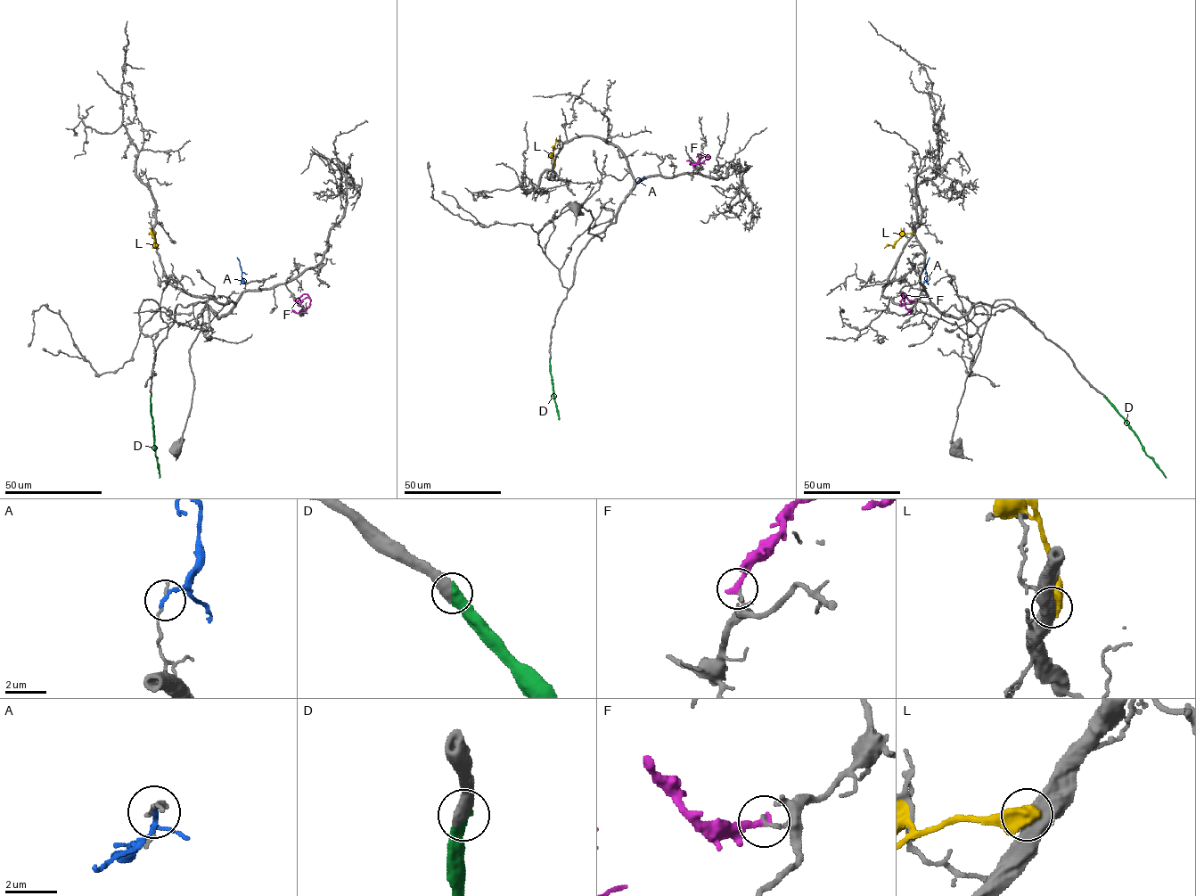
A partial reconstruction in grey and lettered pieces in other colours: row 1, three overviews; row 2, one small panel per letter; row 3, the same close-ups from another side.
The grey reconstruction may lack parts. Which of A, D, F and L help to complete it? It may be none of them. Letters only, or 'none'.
D

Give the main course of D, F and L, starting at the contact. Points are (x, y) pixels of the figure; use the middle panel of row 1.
D: (550, 358), (552, 395), (559, 419)
F: (693, 167), (700, 159), (709, 156), (695, 164), (688, 160)
L: (554, 166), (556, 137)

